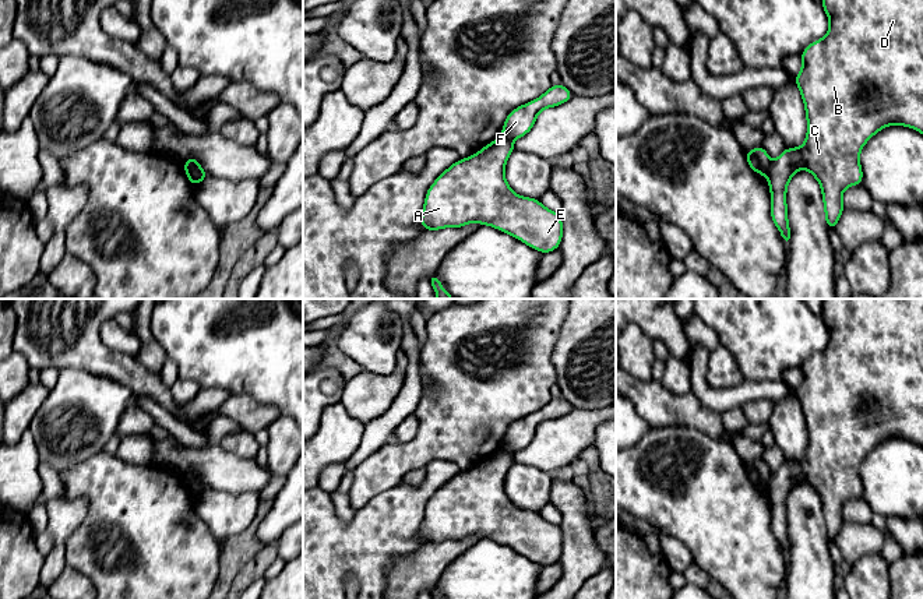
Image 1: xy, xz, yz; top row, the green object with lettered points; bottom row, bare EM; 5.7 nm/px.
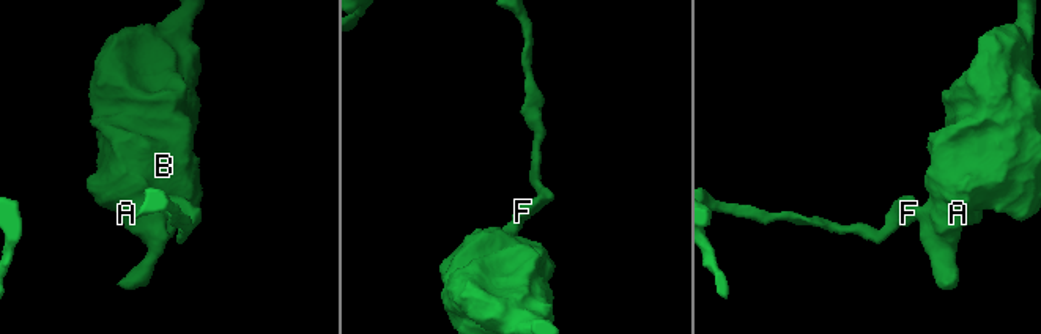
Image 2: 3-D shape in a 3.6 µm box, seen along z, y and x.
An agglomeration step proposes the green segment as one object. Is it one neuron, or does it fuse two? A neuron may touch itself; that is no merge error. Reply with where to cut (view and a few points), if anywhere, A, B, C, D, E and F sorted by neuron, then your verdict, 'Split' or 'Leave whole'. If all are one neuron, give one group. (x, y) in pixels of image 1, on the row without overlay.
Split along xy (185, 476), (194, 481), (201, 492). Groups: A B C D E / F. Split

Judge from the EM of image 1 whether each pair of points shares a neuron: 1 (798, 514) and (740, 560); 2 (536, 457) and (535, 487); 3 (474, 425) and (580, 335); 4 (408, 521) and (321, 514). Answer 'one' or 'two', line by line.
1: two
2: two
3: two
4: one

